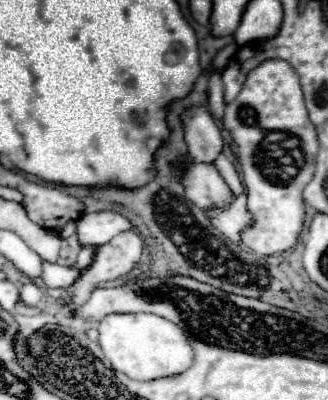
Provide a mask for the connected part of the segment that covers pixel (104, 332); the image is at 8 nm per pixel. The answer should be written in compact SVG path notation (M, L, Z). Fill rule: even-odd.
M110 314L98 322L98 332L98 344L106 360L130 380L154 380L180 374L190 368L194 358L184 332L176 324L154 314Z

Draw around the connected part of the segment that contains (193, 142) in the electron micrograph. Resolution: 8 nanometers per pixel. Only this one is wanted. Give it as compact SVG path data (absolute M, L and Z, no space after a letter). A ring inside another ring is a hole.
M204 106L188 110L184 114L184 128L192 160L198 160L202 164L214 164L214 160L224 150L224 140L210 112Z

